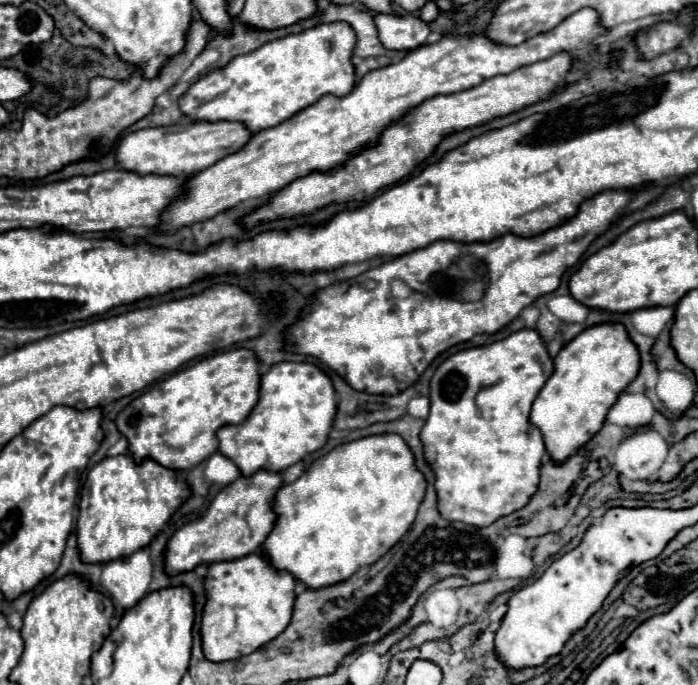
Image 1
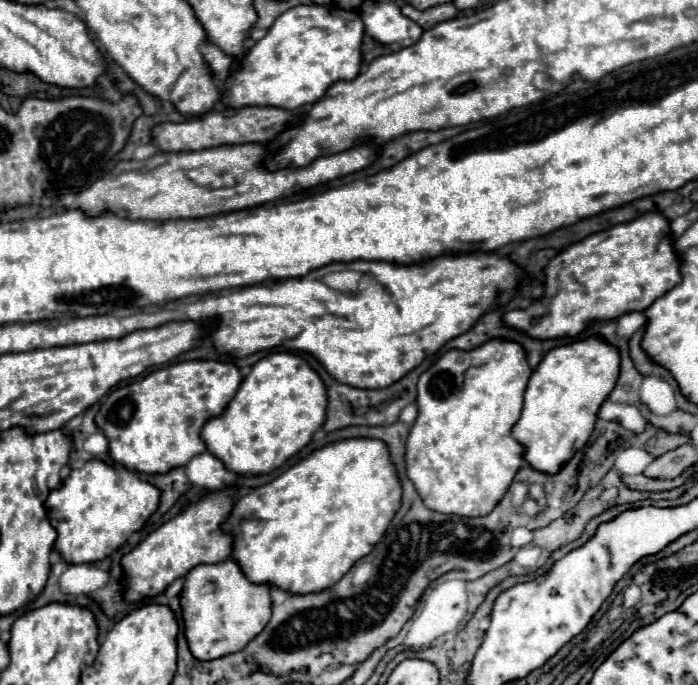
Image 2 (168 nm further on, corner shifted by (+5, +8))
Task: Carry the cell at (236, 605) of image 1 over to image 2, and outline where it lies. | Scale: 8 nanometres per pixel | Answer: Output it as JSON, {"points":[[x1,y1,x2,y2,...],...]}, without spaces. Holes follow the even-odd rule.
{"points":[[234,560,192,568,180,592,180,606,188,648,192,656,202,662,240,652,258,632,262,632,272,614,270,588,266,584,252,584]]}

